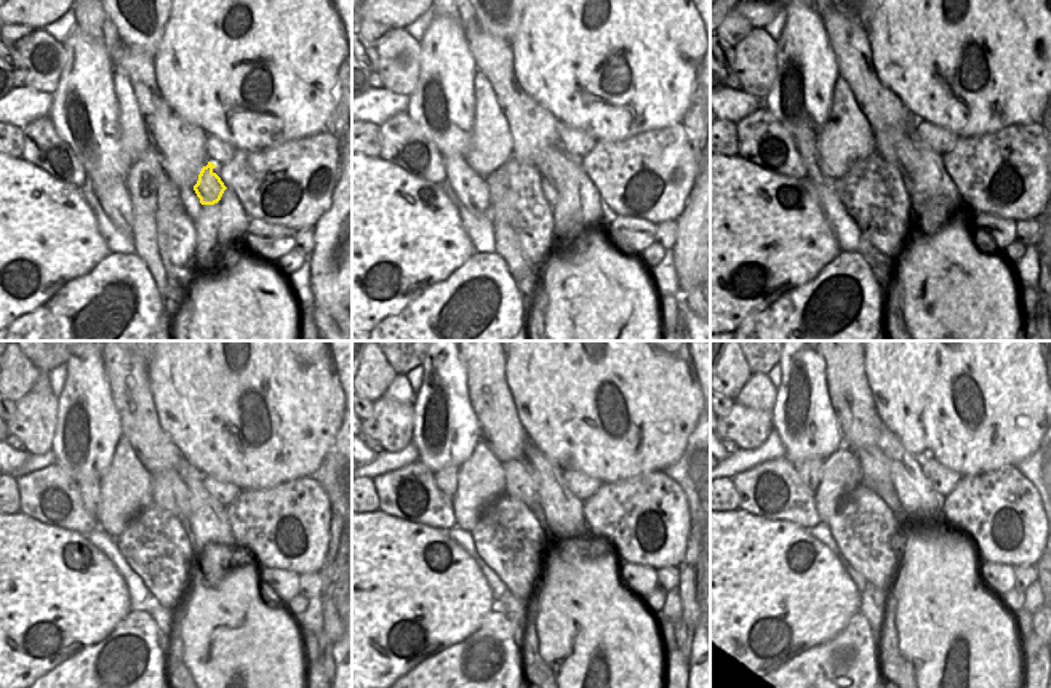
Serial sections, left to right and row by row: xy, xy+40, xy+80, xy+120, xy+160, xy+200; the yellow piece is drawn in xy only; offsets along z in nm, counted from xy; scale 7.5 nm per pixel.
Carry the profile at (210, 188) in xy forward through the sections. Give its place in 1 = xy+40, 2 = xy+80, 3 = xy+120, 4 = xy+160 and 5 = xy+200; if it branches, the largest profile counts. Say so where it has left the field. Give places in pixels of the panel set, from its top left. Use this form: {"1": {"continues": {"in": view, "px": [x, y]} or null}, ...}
{"1": {"continues": {"in": "xy+40", "px": [552, 164]}}, "2": {"continues": {"in": "xy+80", "px": [898, 148]}}, "3": {"continues": {"in": "xy+120", "px": [170, 492]}}, "4": {"continues": {"in": "xy+160", "px": [523, 484]}}, "5": {"continues": {"in": "xy+200", "px": [875, 471]}}}

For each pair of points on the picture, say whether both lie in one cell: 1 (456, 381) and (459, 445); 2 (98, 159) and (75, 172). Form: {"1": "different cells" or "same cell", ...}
{"1": "same cell", "2": "different cells"}

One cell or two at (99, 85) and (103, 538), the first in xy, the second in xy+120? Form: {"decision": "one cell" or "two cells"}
{"decision": "two cells"}

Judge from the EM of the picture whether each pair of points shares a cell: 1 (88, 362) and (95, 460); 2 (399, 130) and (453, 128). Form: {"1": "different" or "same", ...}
{"1": "same", "2": "different"}

